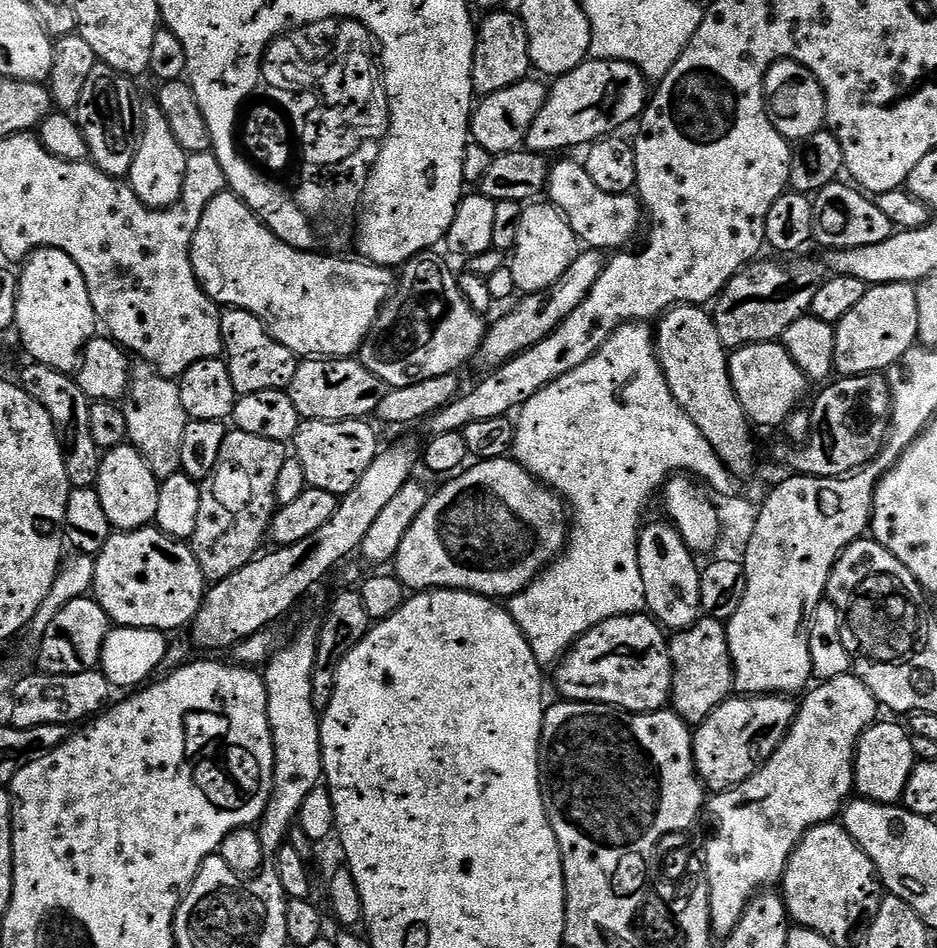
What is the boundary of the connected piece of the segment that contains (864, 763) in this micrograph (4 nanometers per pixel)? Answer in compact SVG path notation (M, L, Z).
M883 720L870 725L856 743L854 788L863 799L872 800L875 804L899 805L904 798L906 782L910 782L912 767L917 762L912 745L913 735L903 723L891 724Z

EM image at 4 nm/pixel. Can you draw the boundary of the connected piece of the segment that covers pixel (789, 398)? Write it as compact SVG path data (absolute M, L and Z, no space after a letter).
M783 343L748 344L731 353L728 373L732 375L732 385L738 394L738 402L746 410L753 425L783 425L789 414L801 407L804 391L810 388L810 381L798 370L794 358L790 358Z

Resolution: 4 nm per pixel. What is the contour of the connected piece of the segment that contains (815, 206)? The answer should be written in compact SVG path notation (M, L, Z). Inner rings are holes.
M851 183L827 184L822 191L811 197L811 201L812 240L820 243L824 250L878 246L878 242L886 242L886 238L893 234L890 218L886 218L886 214L878 210L875 199L869 198Z

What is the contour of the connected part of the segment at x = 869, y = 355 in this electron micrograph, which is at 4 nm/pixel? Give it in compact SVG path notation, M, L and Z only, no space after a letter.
M874 284L867 294L835 325L835 371L841 377L883 373L918 340L918 298L910 284Z

